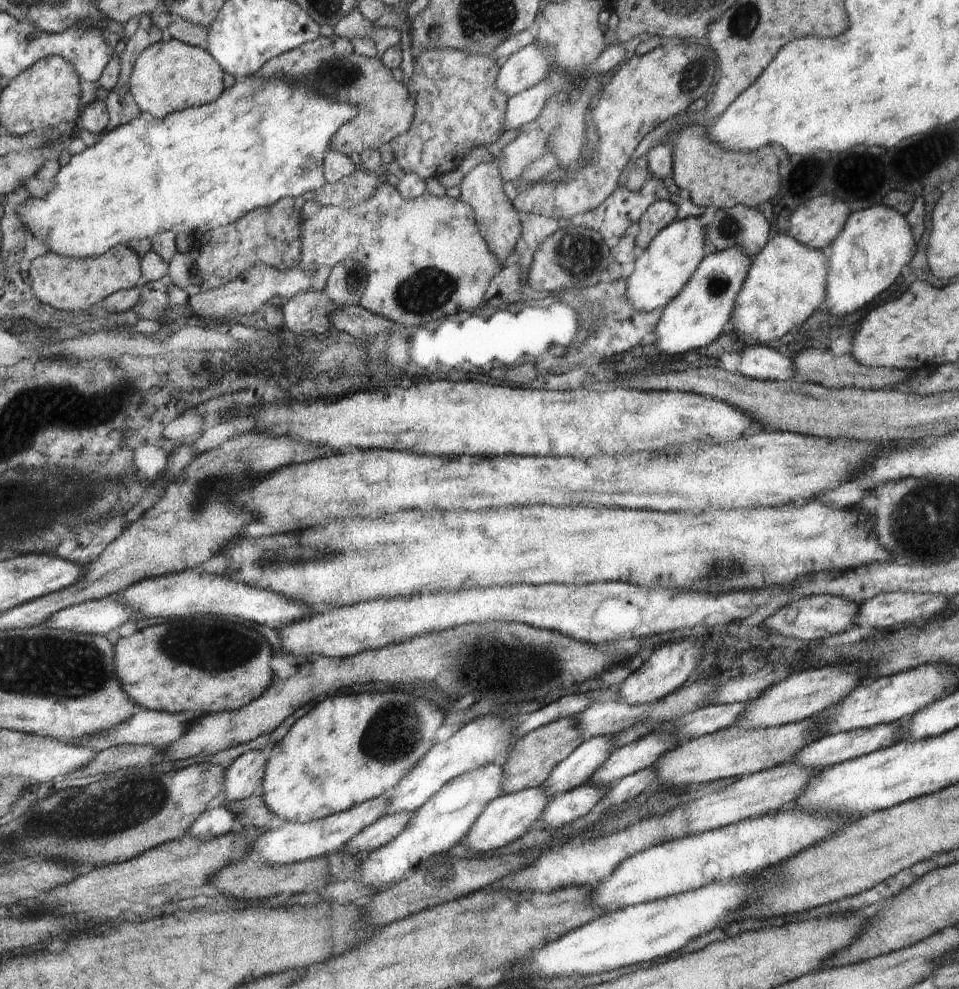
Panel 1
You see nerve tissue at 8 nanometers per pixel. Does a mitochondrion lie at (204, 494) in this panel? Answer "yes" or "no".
yes

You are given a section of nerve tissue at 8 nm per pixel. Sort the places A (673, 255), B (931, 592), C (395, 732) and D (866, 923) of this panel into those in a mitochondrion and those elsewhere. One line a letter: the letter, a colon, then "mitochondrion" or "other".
A: other
B: other
C: mitochondrion
D: other

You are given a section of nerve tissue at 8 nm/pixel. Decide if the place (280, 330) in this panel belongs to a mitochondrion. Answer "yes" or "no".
no

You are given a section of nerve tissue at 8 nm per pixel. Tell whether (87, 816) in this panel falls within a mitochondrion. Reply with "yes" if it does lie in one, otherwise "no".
yes

